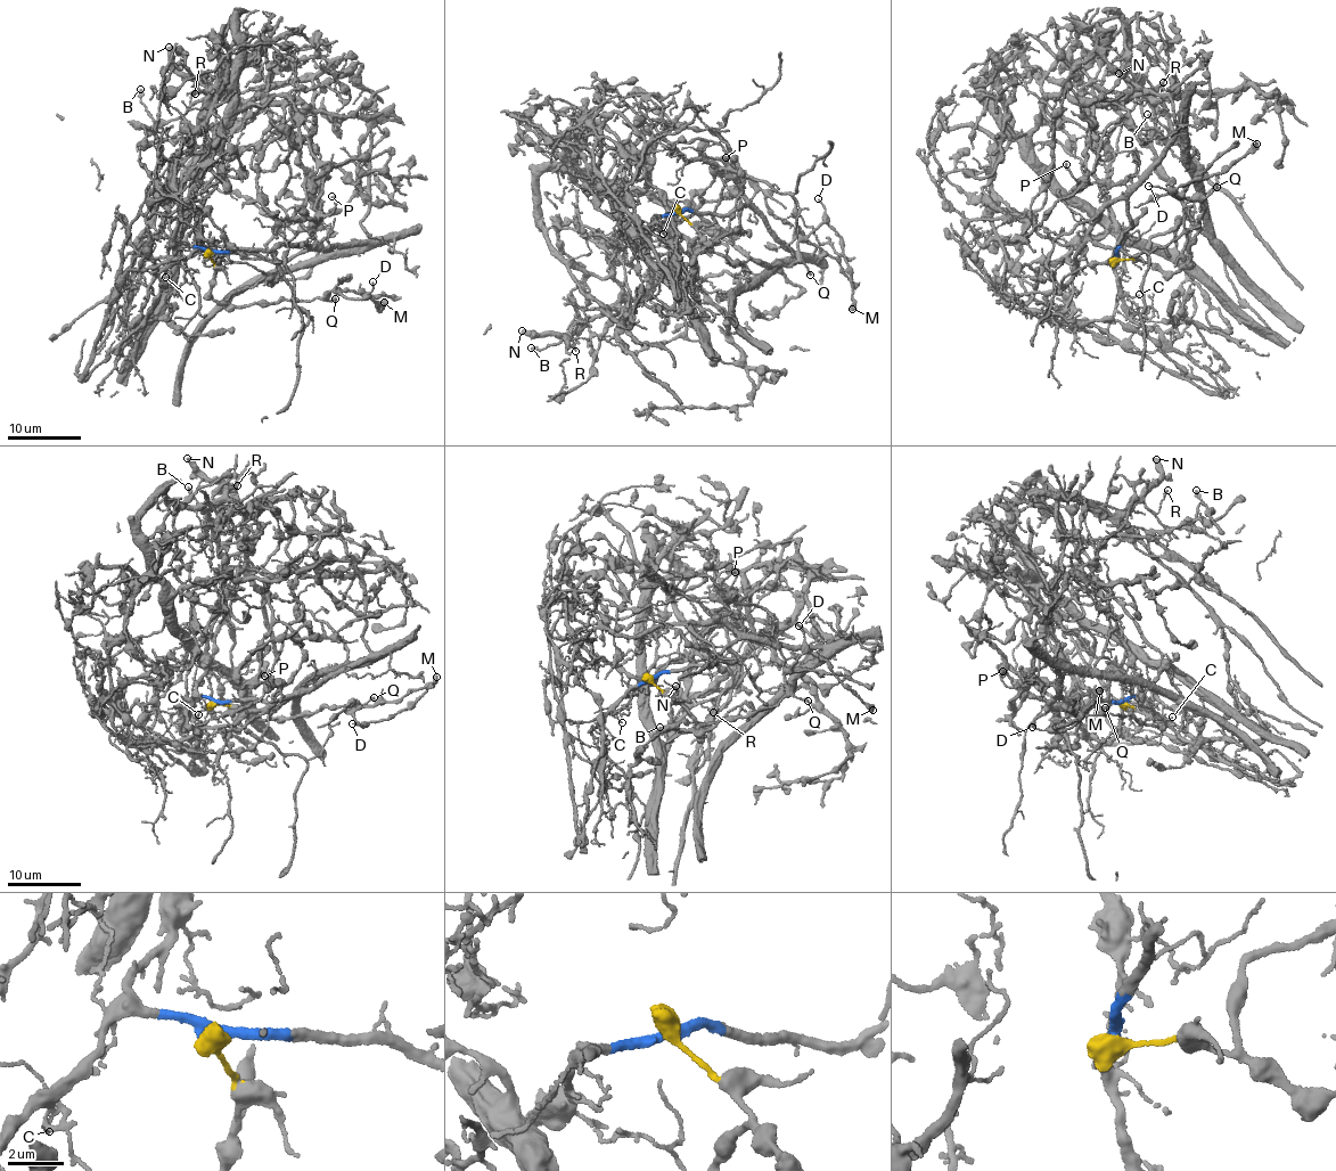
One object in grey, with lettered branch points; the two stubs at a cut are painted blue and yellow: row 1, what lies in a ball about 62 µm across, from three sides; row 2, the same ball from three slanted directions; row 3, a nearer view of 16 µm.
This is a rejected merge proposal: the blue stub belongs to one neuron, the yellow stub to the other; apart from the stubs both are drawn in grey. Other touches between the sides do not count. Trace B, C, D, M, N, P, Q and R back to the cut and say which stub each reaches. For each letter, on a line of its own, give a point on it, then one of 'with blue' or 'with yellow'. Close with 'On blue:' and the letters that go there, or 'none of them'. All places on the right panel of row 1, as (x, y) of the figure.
B: at (1147, 114); with blue
C: at (1139, 294); with blue
D: at (1148, 186); with yellow
M: at (1256, 144); with yellow
N: at (1119, 73); with blue
P: at (1066, 164); with blue
Q: at (1216, 187); with yellow
R: at (1163, 82); with blue
On blue: B, C, N, P, R

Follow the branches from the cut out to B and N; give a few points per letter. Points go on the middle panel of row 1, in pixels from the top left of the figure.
B: (678, 212), (638, 235), (634, 252), (647, 262), (653, 289), (662, 278), (578, 321), (559, 343), (530, 347)
N: (678, 212), (665, 213), (638, 235), (634, 252), (647, 262), (653, 289), (662, 278), (570, 334), (522, 330)

